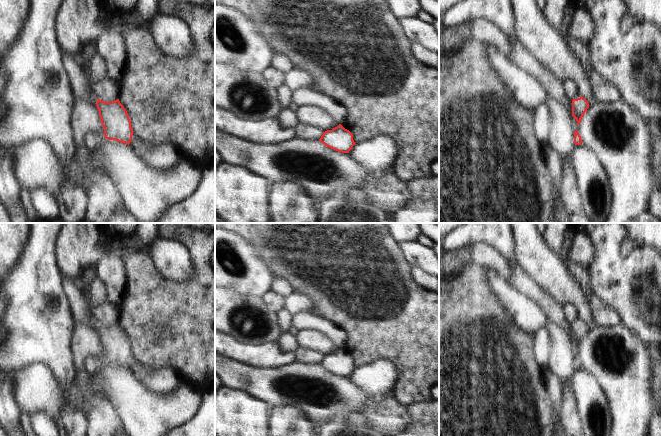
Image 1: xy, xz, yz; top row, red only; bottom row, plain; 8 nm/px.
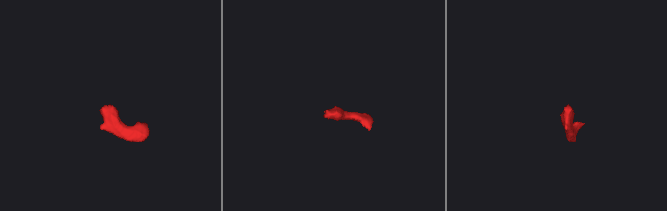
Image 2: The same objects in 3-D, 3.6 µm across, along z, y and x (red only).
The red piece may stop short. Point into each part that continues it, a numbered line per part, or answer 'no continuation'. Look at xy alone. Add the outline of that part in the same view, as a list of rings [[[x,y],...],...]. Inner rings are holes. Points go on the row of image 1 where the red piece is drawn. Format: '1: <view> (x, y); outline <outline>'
1: xy (79, 82); outline [[[68,54],[62,55],[63,62],[65,64],[65,70],[69,76],[69,82],[72,86],[74,97],[88,100],[95,104],[98,100],[98,97],[90,89],[88,79],[78,62],[75,60],[75,58],[72,58]]]

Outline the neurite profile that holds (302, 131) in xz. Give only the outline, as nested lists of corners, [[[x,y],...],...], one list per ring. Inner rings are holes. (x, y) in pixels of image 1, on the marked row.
[[[298,123],[295,129],[295,138],[302,140],[319,140],[323,135],[323,131],[319,128]]]

